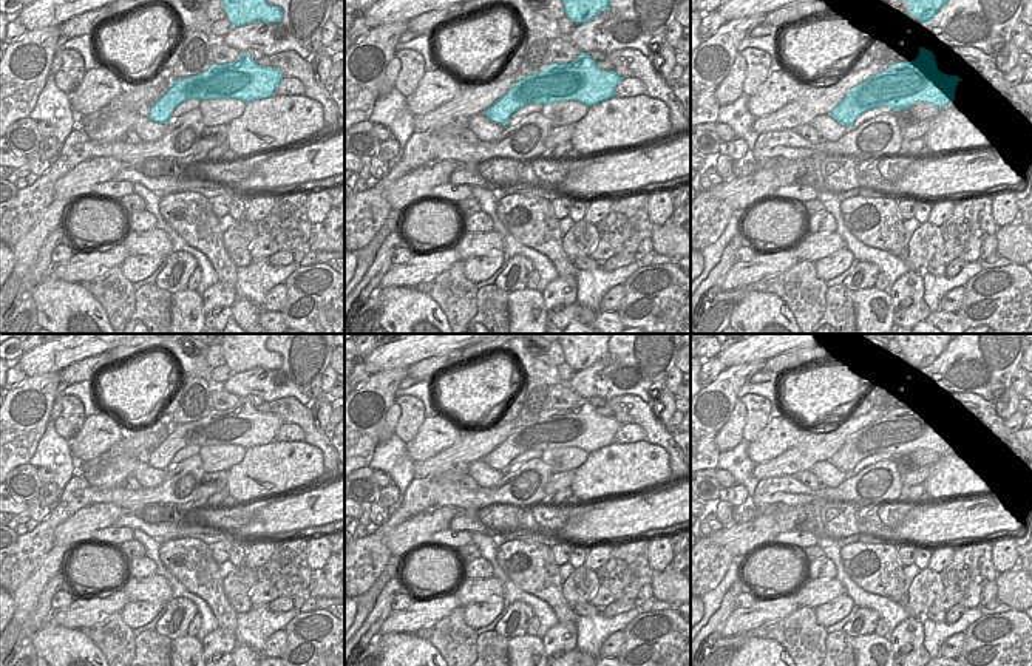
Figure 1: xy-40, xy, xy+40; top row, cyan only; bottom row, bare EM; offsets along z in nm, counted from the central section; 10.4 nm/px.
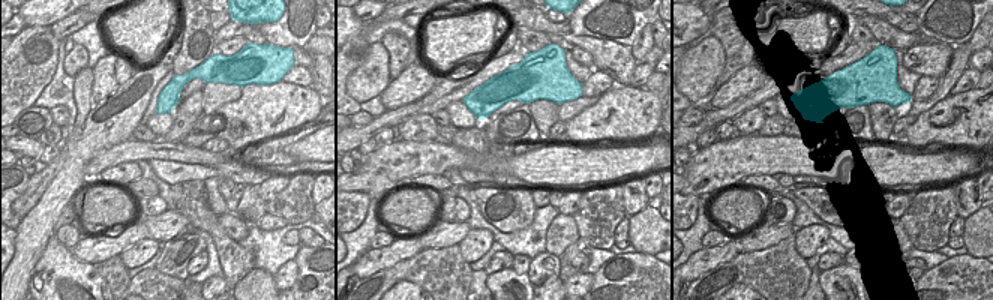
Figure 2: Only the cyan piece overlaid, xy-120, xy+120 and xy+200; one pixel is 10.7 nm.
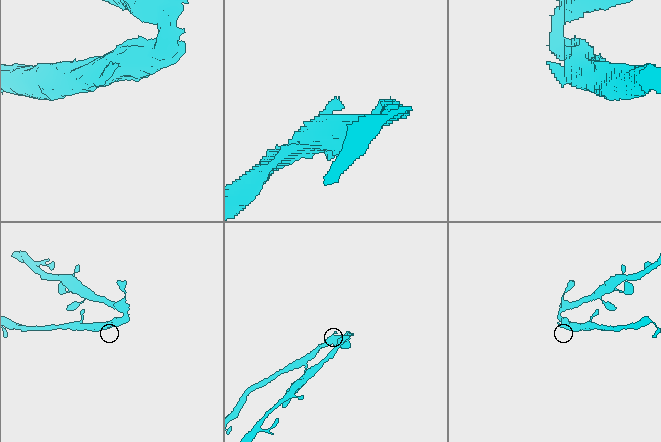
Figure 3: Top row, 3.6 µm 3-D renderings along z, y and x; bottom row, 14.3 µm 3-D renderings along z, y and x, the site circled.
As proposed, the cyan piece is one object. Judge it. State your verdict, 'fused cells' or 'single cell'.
fused cells

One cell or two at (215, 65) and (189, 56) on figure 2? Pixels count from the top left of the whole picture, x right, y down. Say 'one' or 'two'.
two

